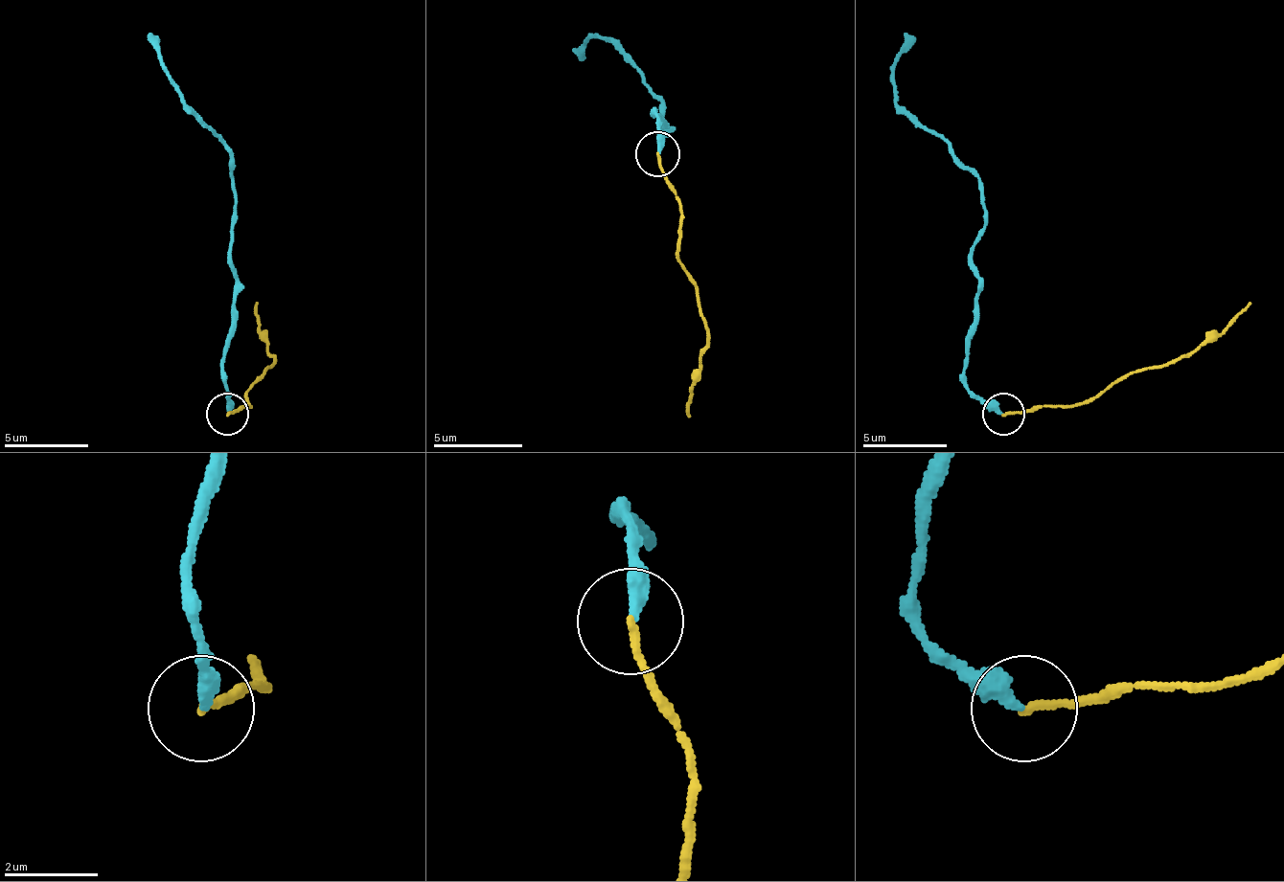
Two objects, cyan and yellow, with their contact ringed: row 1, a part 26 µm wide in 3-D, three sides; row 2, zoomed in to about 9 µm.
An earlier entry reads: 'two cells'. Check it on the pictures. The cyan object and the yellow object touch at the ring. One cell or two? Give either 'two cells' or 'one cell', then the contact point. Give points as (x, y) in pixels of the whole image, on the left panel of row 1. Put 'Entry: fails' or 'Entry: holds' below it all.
two cells; place (227, 414)
Entry: holds

